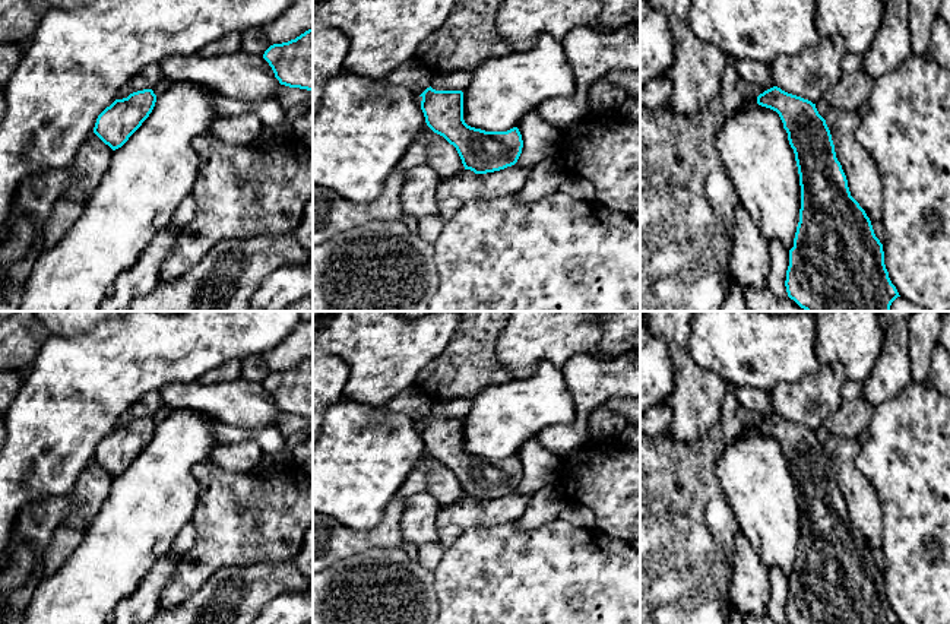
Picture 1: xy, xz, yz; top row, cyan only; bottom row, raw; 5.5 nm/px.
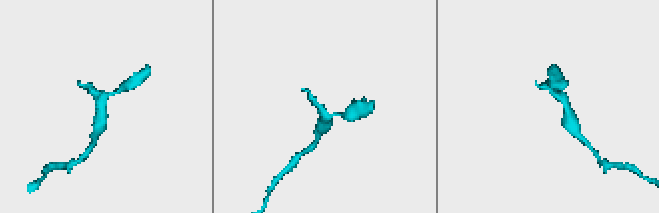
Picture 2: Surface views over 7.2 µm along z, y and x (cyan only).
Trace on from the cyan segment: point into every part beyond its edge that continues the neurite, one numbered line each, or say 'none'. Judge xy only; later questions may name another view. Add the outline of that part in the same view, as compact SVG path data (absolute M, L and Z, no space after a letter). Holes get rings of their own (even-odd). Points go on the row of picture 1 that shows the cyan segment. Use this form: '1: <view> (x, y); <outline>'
none

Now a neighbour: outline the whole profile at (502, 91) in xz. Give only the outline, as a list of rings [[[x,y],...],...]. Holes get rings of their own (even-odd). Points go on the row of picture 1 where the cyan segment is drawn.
[[[539,35],[532,50],[487,60],[463,92],[463,120],[485,132],[507,132],[538,105],[576,92],[576,76],[563,42]]]

